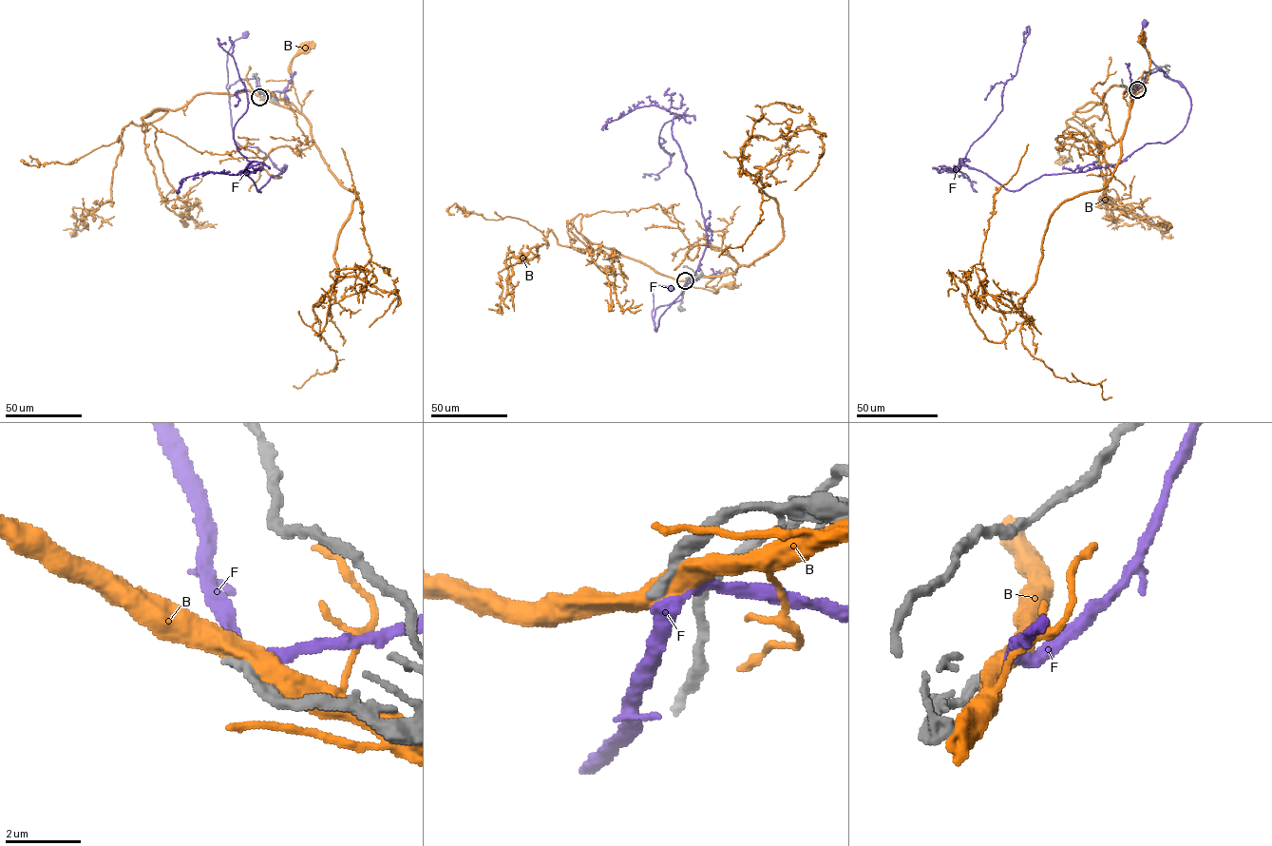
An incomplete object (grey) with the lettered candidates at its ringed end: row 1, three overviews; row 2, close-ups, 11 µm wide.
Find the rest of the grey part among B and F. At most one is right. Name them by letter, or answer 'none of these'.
none of these

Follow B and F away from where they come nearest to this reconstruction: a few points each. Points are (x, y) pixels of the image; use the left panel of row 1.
B: (260, 97), (298, 110), (280, 97), (280, 93), (290, 88), (292, 60), (305, 47)
F: (259, 97), (255, 78), (238, 80), (226, 87), (227, 54), (232, 44), (245, 34)

